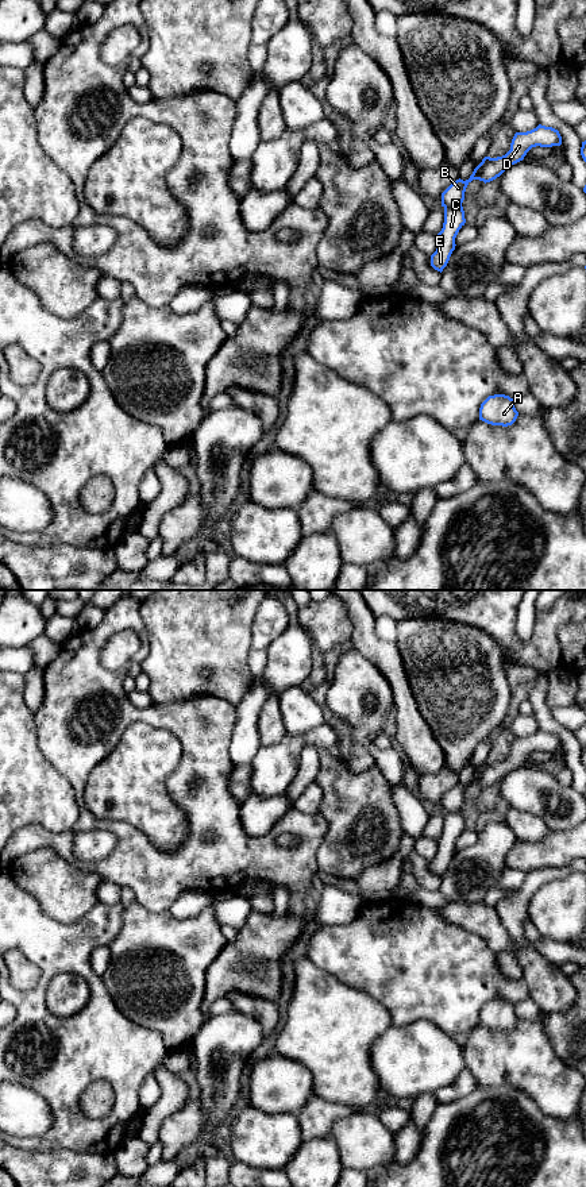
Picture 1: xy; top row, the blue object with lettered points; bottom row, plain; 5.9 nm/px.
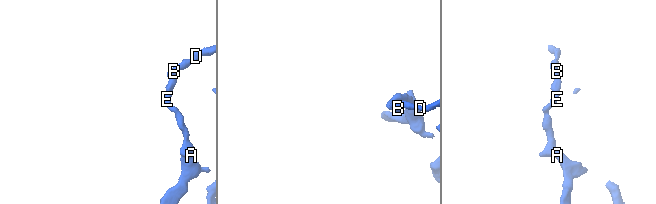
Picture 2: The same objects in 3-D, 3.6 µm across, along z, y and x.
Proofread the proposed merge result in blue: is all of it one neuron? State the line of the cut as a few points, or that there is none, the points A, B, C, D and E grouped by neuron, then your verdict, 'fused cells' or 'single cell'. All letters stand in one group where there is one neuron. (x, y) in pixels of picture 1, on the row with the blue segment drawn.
xy (461, 203), (444, 208) | A C E / B D | fused cells

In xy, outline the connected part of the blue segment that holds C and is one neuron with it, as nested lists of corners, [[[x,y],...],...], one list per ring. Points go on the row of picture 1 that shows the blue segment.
[[[462,204],[458,207],[444,208],[443,228],[437,234],[439,244],[436,251],[431,255],[431,266],[435,270],[442,273],[447,266],[450,257],[456,246],[455,238],[464,223],[466,219]]]

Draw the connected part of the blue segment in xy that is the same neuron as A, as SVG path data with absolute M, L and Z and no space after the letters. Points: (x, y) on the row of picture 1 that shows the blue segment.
M505 394L489 396L479 408L479 420L491 425L512 425L517 416L514 400Z

